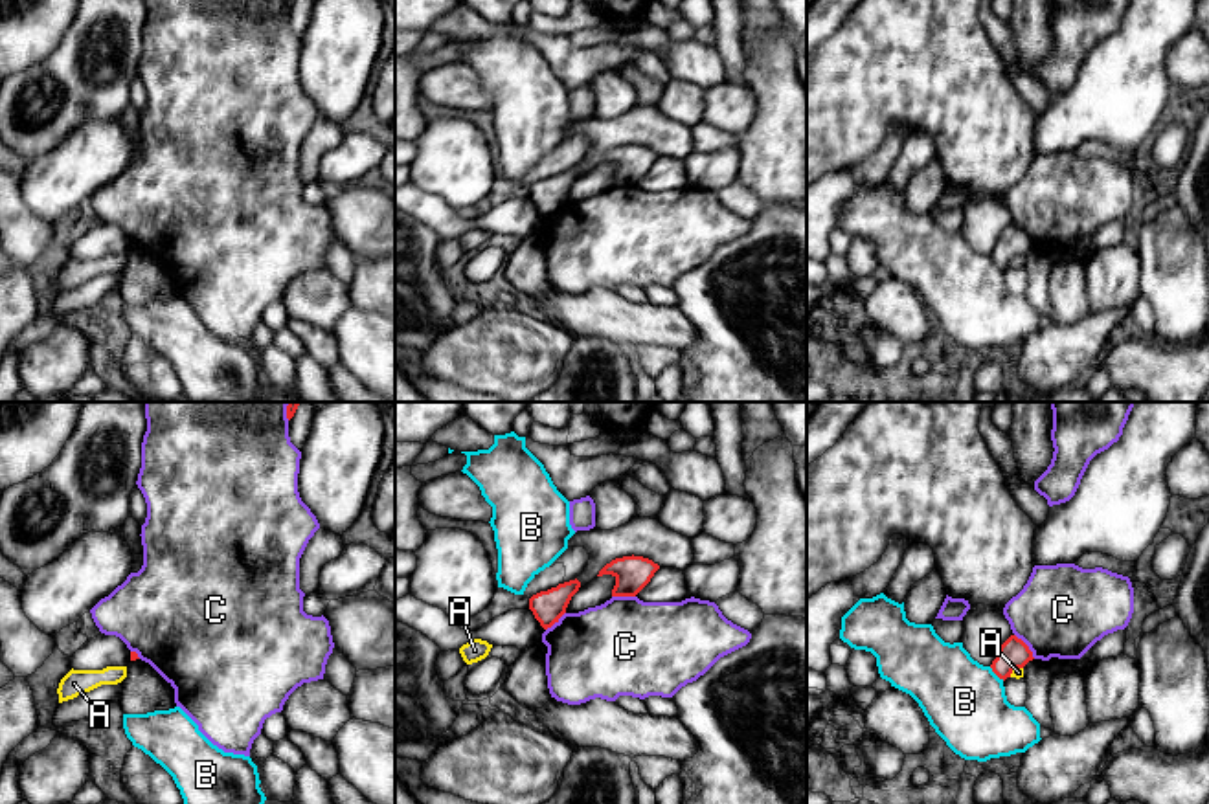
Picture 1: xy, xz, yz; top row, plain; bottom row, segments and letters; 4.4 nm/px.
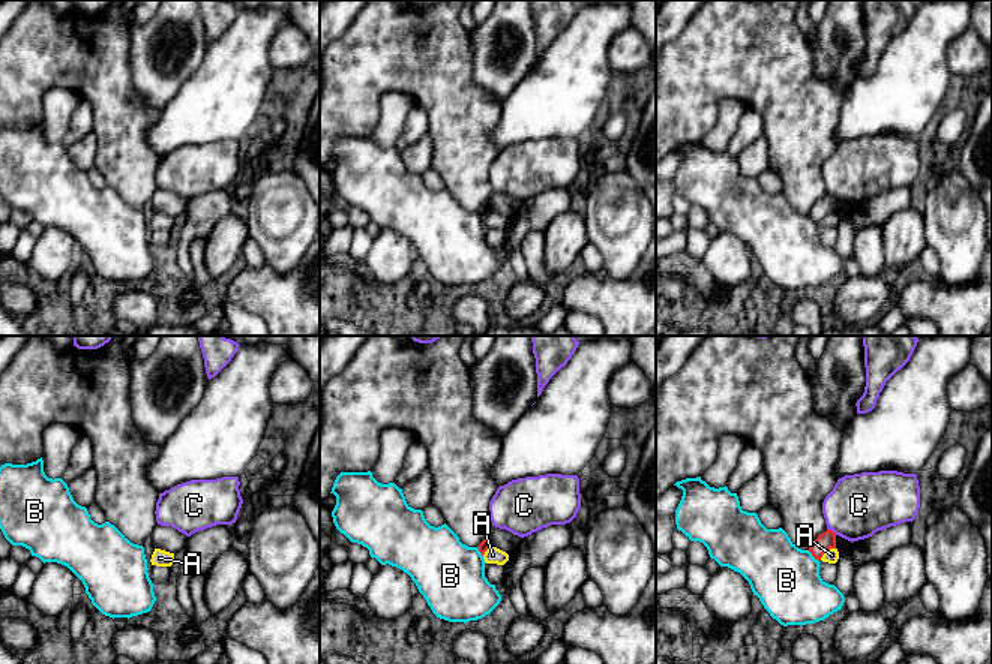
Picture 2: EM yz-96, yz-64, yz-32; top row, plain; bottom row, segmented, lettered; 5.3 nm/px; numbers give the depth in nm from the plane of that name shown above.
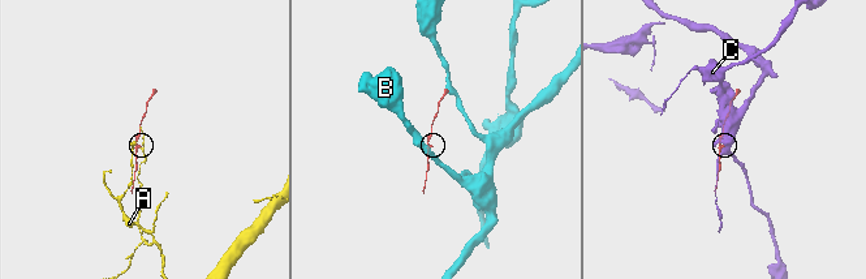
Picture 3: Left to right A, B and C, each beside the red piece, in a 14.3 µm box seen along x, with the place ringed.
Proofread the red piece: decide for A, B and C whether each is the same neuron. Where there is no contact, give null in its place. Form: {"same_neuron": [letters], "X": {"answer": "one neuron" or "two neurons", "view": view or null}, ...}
{"same_neuron": [], "A": {"answer": "two neurons", "view": "yz"}, "B": {"answer": "two neurons", "view": "yz"}, "C": {"answer": "two neurons", "view": "yz"}}

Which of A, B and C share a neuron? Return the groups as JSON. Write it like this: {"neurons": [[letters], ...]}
{"neurons": [["A"], ["B"], ["C"]]}

